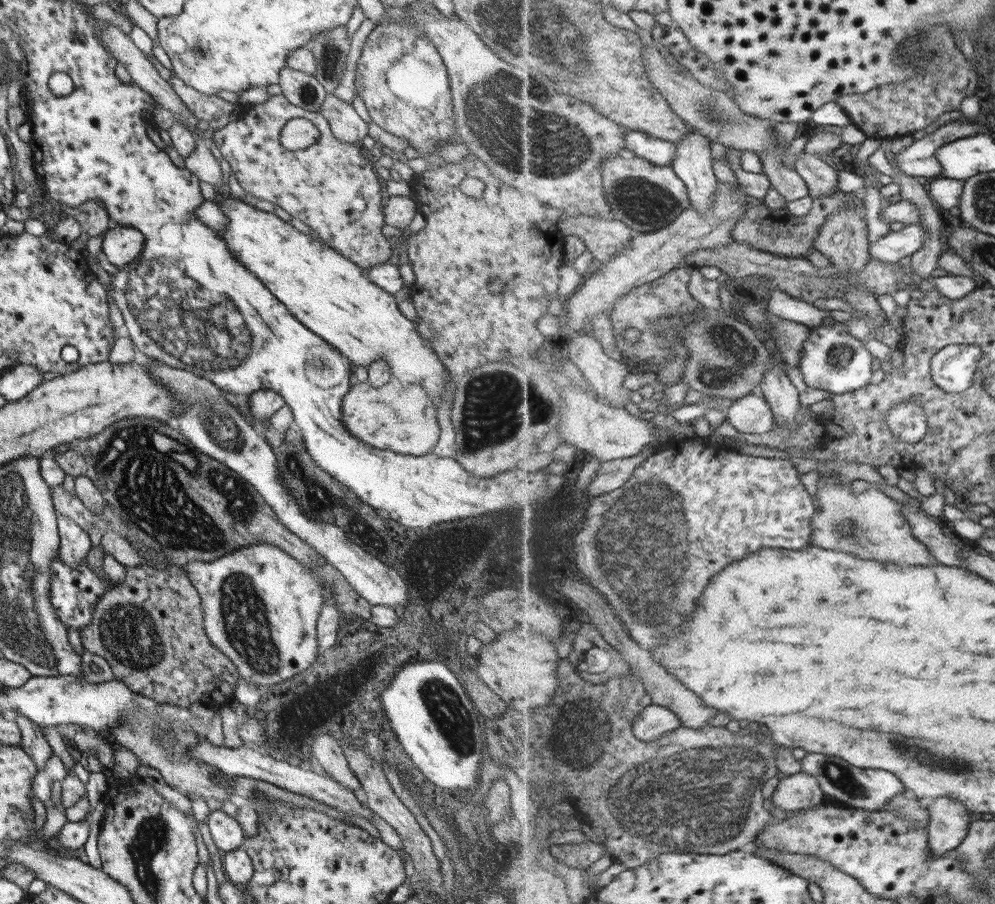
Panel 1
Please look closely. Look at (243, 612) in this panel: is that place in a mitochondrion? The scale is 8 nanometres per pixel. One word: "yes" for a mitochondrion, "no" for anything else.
yes

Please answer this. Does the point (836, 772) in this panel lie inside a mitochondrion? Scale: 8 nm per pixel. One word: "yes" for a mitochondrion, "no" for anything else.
yes

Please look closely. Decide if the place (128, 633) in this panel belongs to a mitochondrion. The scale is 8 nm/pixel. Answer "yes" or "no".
yes

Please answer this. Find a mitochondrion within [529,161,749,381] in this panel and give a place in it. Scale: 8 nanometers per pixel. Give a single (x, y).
(646, 201)

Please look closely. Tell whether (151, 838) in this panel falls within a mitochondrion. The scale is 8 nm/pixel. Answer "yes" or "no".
yes

